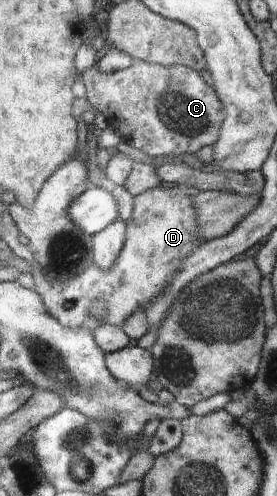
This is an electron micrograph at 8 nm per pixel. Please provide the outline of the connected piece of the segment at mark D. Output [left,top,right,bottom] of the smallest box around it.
[31,185,202,333]

